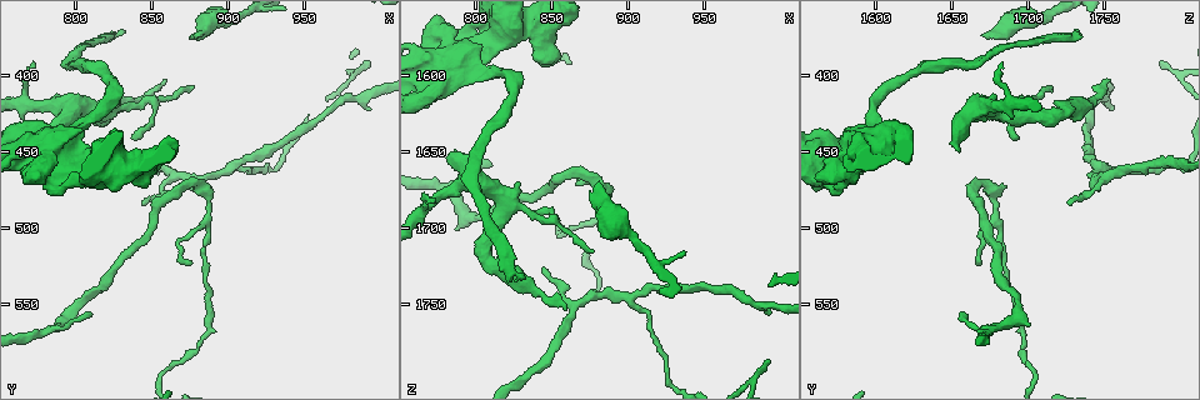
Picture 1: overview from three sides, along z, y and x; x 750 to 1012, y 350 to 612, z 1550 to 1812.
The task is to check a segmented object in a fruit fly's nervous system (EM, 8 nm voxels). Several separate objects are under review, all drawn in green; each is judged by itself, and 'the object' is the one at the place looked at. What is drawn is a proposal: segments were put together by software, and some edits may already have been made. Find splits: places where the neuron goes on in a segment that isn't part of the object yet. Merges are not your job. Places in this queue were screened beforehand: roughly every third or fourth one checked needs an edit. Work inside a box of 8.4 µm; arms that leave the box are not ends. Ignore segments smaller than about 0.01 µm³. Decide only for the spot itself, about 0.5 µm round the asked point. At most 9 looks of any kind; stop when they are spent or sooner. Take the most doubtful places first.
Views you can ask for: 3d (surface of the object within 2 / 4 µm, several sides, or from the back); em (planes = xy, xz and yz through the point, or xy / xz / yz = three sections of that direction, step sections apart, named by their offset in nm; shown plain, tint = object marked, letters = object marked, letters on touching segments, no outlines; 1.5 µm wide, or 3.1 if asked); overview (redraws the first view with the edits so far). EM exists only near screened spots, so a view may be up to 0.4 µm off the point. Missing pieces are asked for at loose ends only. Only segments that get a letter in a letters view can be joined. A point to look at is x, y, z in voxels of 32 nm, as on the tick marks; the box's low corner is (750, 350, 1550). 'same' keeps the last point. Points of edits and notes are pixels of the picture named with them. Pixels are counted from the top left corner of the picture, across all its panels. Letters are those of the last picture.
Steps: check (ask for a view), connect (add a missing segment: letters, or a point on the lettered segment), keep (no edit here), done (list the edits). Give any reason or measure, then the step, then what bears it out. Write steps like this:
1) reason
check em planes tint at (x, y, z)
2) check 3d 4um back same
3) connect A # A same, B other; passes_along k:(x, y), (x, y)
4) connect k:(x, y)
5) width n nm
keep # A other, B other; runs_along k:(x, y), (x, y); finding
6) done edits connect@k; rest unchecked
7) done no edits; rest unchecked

check em xz step 8 letters at (880, 372, 1670)

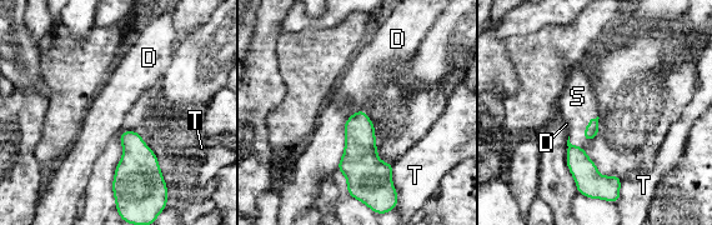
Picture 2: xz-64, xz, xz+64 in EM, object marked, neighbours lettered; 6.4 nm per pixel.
longest_contact D 420 nm
connect 2:(577, 104) # D other, S same, T other; passes_along 2:(591, 130), (585, 128), (577, 104); it goes on there

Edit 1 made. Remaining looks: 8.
check overview

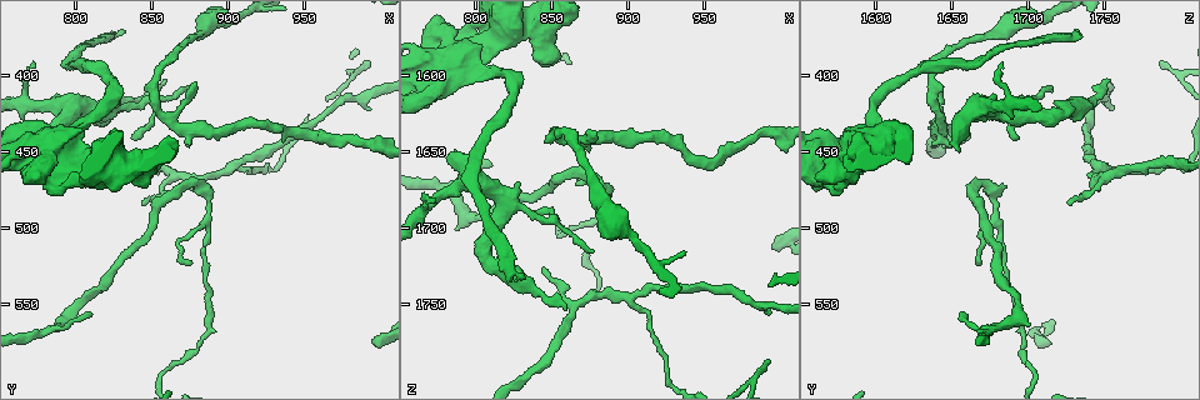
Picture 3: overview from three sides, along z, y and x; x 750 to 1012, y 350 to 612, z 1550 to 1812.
branch stops here
check 3d 4um back at (812, 556, 1660)

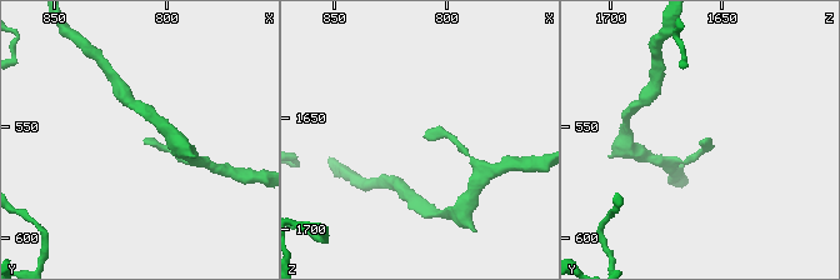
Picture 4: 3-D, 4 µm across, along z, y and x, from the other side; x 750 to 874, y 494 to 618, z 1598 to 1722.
now the EM
check em xy step 8 letters at (811, 556, 1659)

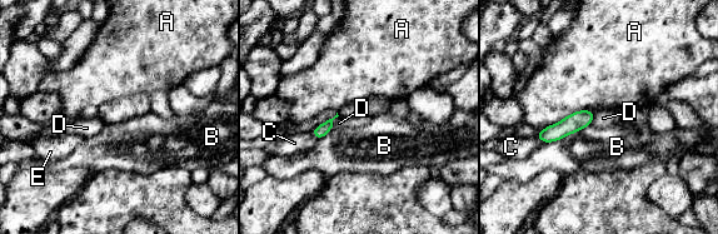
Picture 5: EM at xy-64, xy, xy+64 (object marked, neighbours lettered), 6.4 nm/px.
check em yz step 8 letters same

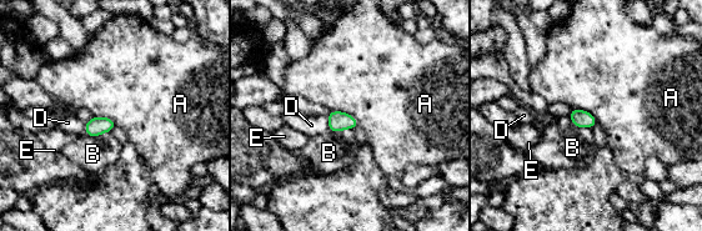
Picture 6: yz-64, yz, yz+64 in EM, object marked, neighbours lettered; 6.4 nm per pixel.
width 110 nm
keep # A other, B other, D other, E other; none of them fits

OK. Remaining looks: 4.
free end
check 3d 2um at (772, 392, 1682)

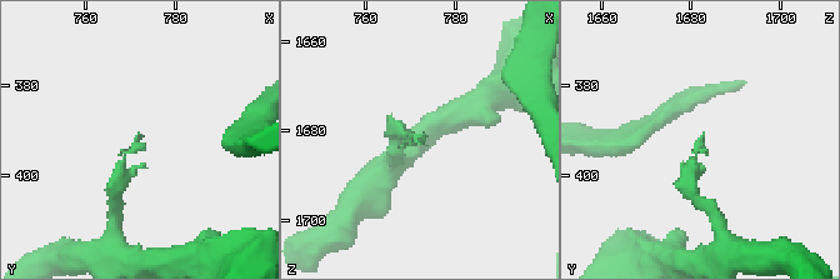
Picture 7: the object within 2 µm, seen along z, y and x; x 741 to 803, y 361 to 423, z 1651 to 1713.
check em xy step 8 letters at (772, 391, 1682)

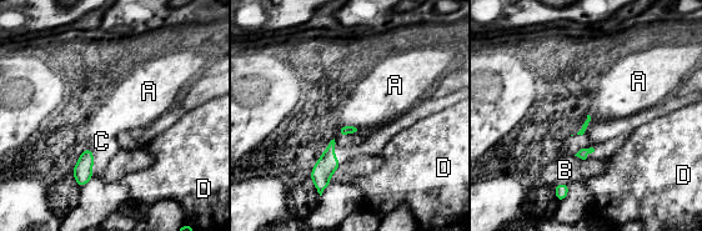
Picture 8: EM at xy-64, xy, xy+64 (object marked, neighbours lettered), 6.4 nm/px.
another direction
check em planes letters same

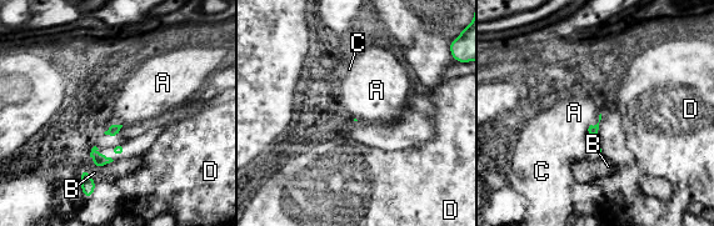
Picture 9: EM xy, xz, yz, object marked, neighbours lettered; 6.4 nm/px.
keep # A other, B other, C other, D other; border 9:(600, 112), (599, 120), (587, 129); none of them fits

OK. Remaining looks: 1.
done edits connect@2; rest unchecked

